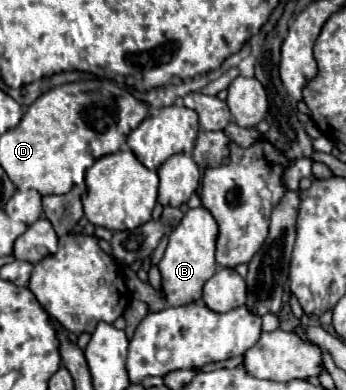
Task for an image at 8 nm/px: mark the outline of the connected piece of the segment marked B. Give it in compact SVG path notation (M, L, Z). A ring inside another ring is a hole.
M202 206L188 210L180 220L180 224L172 230L166 252L158 264L158 270L162 274L162 292L170 306L174 308L186 306L190 302L200 300L204 282L216 272L216 262L214 262L216 236L218 236L216 220Z

